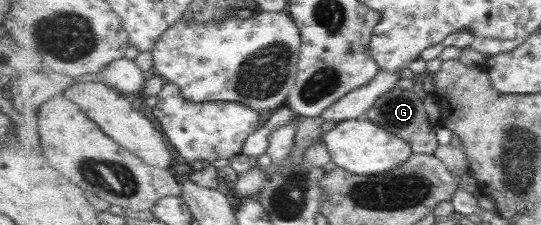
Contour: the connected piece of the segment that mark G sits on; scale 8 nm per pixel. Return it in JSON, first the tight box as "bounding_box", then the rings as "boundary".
{"bounding_box":[364,86,440,154],"boundary":[[[396,86],[392,91],[379,97],[378,101],[374,103],[374,107],[367,111],[364,118],[384,127],[384,130],[394,133],[394,136],[409,142],[414,150],[413,153],[434,154],[440,146],[440,143],[436,141],[435,127],[428,122],[428,115],[424,109],[424,99],[420,99],[414,90],[408,91]]]}

